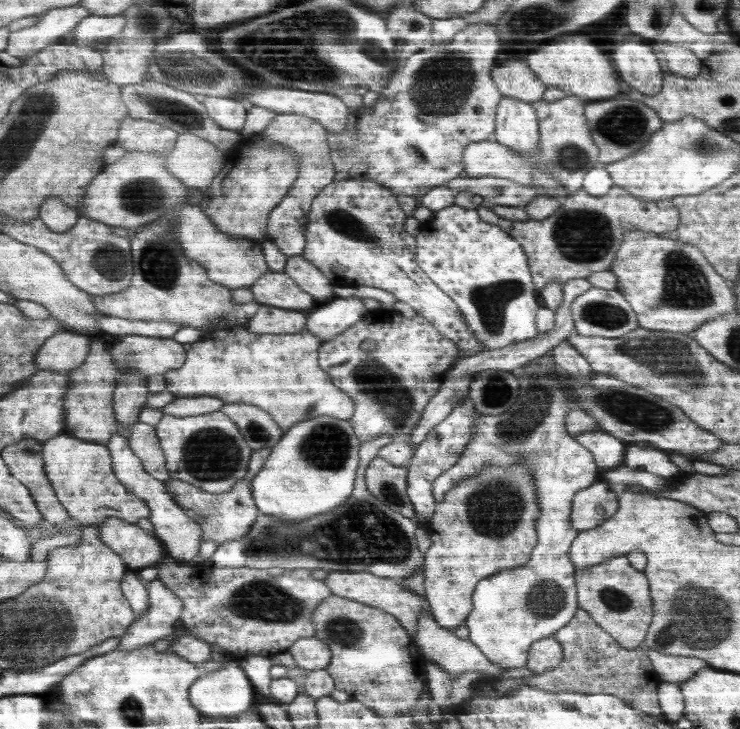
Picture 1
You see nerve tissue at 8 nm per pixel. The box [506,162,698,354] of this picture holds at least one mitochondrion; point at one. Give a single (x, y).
(584, 236)

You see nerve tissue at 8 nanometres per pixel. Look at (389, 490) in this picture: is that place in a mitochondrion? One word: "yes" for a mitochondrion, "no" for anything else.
yes

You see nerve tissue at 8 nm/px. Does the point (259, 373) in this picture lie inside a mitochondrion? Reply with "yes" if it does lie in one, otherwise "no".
no

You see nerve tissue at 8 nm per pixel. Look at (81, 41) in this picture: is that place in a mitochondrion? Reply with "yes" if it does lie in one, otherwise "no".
no

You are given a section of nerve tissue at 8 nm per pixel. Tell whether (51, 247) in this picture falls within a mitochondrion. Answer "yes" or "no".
no

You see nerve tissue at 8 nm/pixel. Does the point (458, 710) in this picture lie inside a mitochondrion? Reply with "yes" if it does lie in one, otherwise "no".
no

